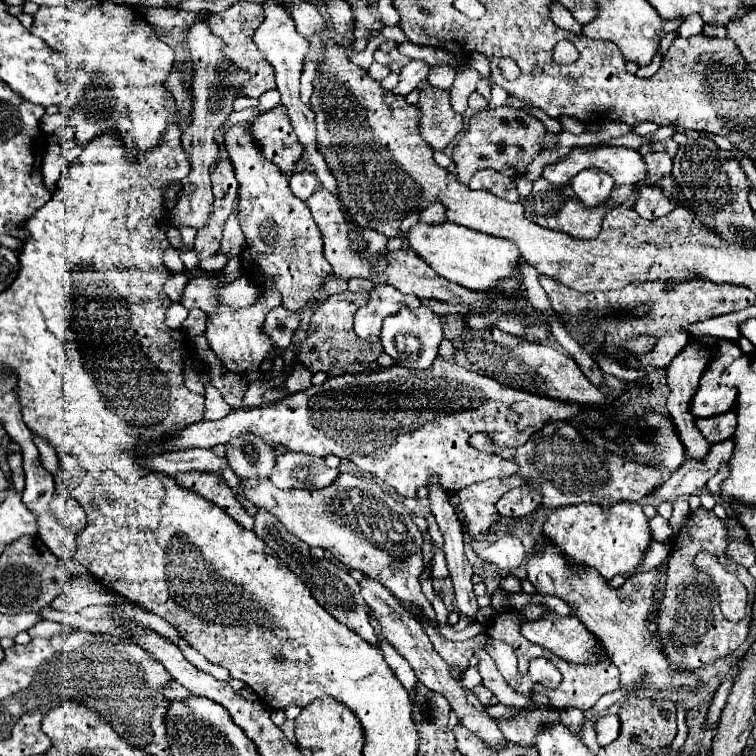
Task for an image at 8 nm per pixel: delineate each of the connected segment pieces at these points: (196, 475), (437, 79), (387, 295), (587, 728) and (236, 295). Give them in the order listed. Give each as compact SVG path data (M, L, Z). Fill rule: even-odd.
M202 471L178 473L176 483L188 491L202 495L204 499L212 501L220 509L224 509L244 529L254 527L254 517L248 515L248 511L240 505L240 501L234 497L232 489L222 481L222 477L218 473L202 473Z
M434 65L434 67L432 67L432 73L430 73L430 77L428 77L428 83L430 83L432 87L450 91L452 83L454 83L454 75L456 75L456 69L454 69L454 67Z
M376 283L370 289L368 303L356 311L354 315L354 331L360 339L368 339L372 335L380 335L382 321L388 315L394 315L402 305L414 309L420 305L420 299L415 295L406 295L392 285Z
M585 718L584 725L582 725L583 743L591 750L595 755L598 754L600 746L597 743L596 732L594 730L594 724L591 718Z
M238 277L236 281L228 283L228 287L218 289L218 297L222 305L230 305L232 309L244 309L256 303L258 291L248 277Z

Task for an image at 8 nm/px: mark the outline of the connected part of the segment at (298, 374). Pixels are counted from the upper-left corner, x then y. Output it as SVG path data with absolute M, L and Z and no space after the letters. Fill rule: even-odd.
M296 363L294 369L292 369L292 373L290 373L290 377L286 379L284 385L290 387L290 393L296 393L296 391L312 385L310 379L312 379L312 373L310 373L302 363Z

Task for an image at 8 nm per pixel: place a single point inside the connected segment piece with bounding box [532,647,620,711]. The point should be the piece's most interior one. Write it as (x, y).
(582, 685)

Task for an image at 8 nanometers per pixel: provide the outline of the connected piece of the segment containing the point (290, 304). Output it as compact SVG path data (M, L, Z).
M250 121L232 125L224 135L224 149L234 165L236 179L240 183L240 225L246 235L246 251L242 251L242 267L246 275L262 289L278 289L282 293L282 305L290 311L304 309L298 331L292 343L298 345L306 339L310 315L322 299L328 295L318 293L322 279L330 273L330 263L322 255L322 235L314 223L304 201L292 195L288 179L270 163L260 145L254 141Z

